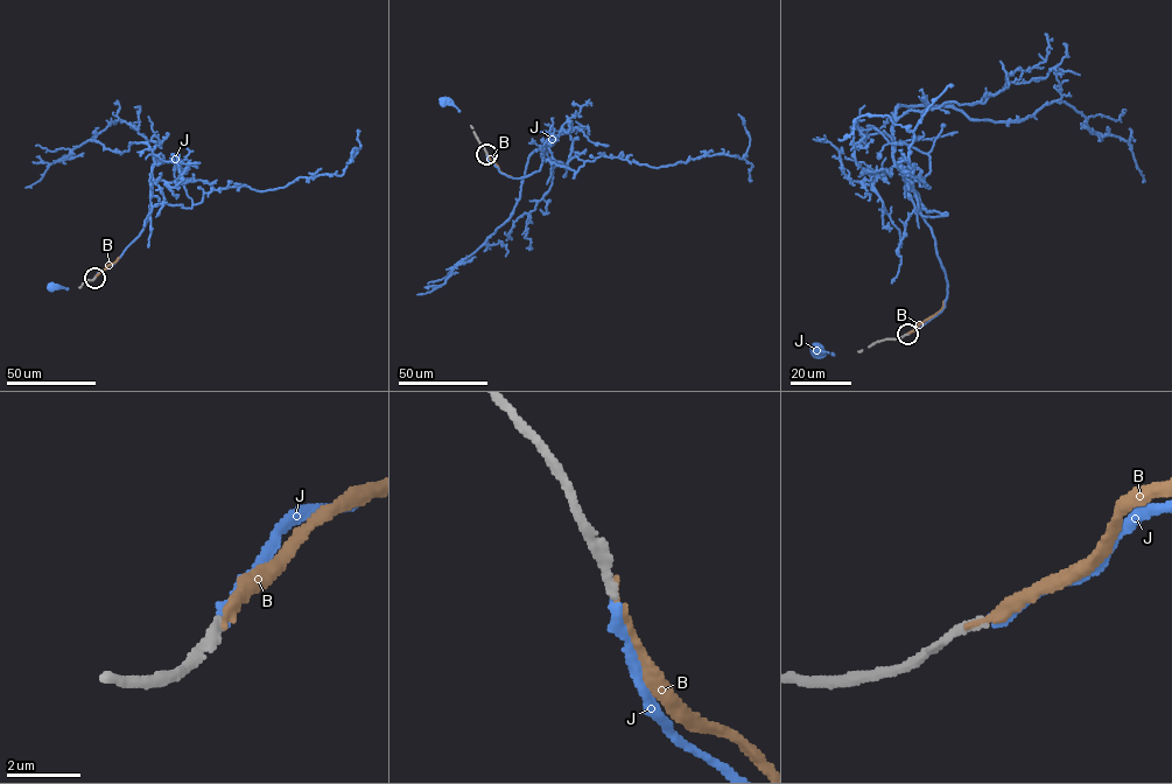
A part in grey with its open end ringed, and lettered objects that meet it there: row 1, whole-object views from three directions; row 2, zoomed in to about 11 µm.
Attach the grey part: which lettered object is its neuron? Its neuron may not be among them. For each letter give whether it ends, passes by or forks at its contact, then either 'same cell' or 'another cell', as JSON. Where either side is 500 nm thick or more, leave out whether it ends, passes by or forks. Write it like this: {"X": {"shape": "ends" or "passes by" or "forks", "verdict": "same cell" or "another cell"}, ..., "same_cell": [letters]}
{"B": {"shape": "ends", "verdict": "another cell"}, "J": {"shape": "ends", "verdict": "same cell"}, "same_cell": ["J"]}

